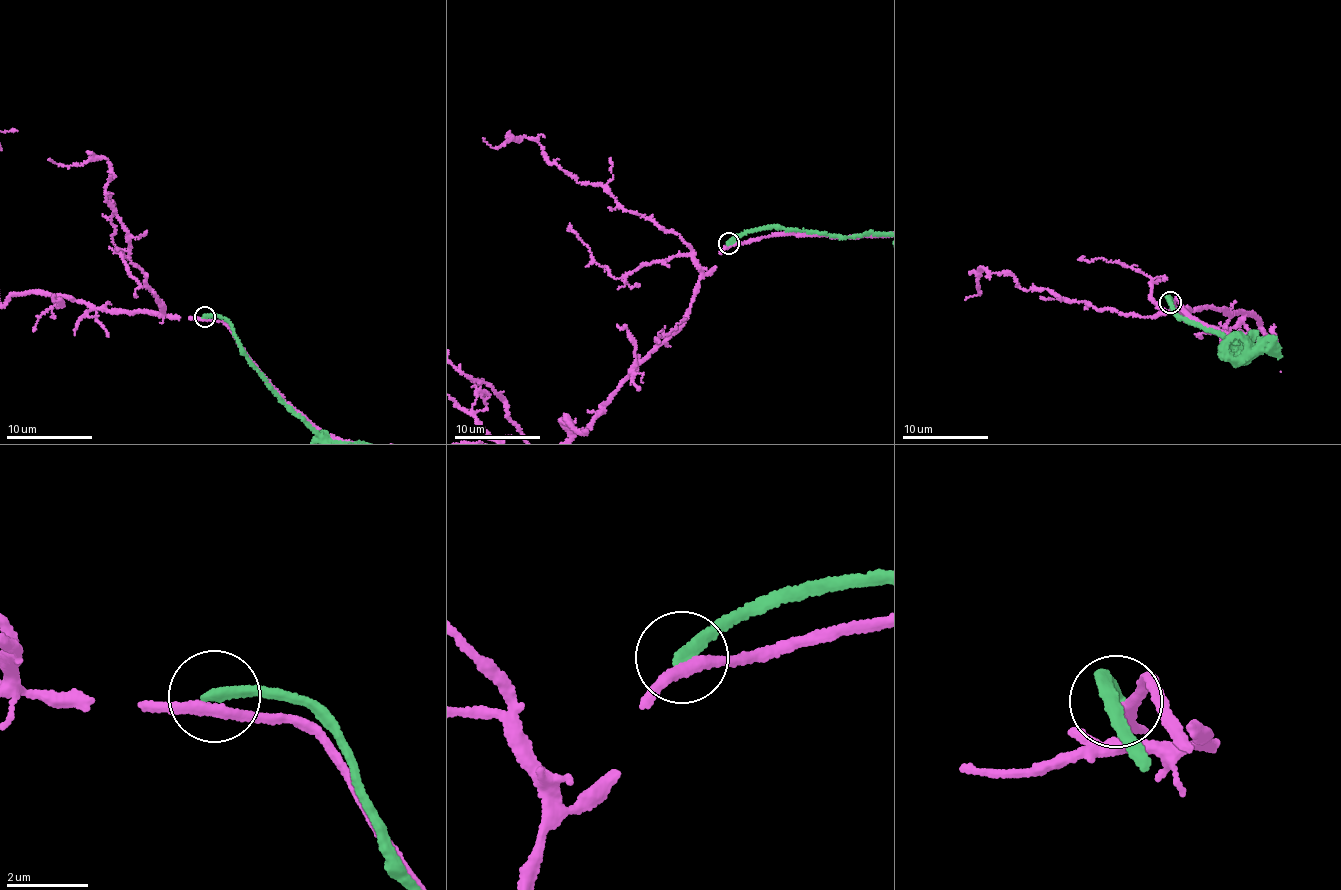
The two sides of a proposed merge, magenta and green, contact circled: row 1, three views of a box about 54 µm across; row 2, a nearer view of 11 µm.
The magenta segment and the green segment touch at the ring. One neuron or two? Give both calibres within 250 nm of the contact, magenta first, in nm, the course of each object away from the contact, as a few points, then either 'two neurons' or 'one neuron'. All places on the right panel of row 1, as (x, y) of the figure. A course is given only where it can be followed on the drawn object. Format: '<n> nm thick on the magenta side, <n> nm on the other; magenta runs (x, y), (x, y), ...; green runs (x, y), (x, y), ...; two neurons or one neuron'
240 nm thick on the magenta side, 280 nm on the other; green runs (1171, 302), (1170, 297), (1183, 318), (1231, 338), (1242, 348), (1237, 354), (1236, 348); two neurons

